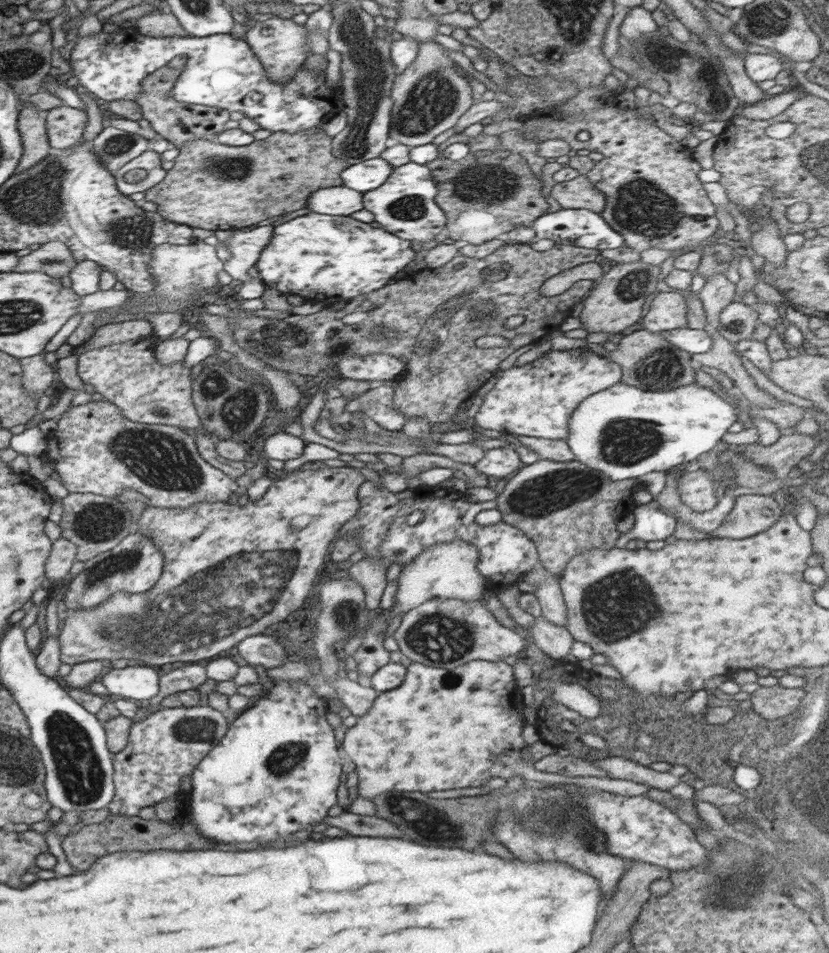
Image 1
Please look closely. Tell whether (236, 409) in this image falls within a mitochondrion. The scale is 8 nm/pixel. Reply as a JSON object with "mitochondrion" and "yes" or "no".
{"mitochondrion":"yes"}

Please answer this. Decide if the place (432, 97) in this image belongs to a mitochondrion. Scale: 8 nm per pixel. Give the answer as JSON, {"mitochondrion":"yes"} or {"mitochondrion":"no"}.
{"mitochondrion":"yes"}

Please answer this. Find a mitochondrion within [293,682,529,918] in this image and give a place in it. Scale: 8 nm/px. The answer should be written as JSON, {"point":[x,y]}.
{"point":[428,819]}

